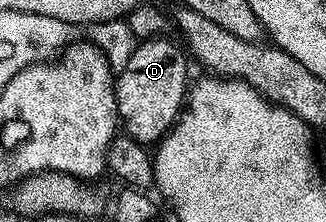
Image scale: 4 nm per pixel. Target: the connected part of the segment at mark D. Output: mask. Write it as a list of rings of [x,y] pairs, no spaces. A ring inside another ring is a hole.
[[[146,39],[135,44],[132,59],[116,77],[121,128],[125,136],[143,143],[156,143],[170,132],[188,96],[187,54],[181,44],[162,40],[166,39]]]

